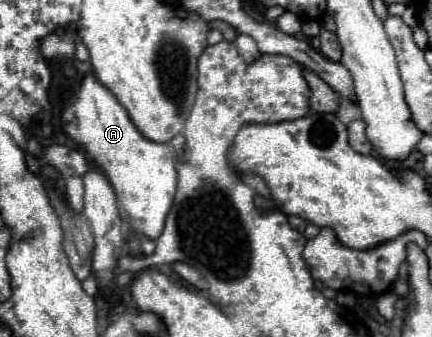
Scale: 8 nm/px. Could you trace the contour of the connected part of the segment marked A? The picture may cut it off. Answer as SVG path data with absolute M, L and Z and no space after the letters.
M86 75L62 111L64 131L84 147L88 157L104 171L114 185L120 207L130 217L136 233L156 239L164 231L166 215L176 193L176 161L166 143L146 139L132 123L126 109L94 75Z

